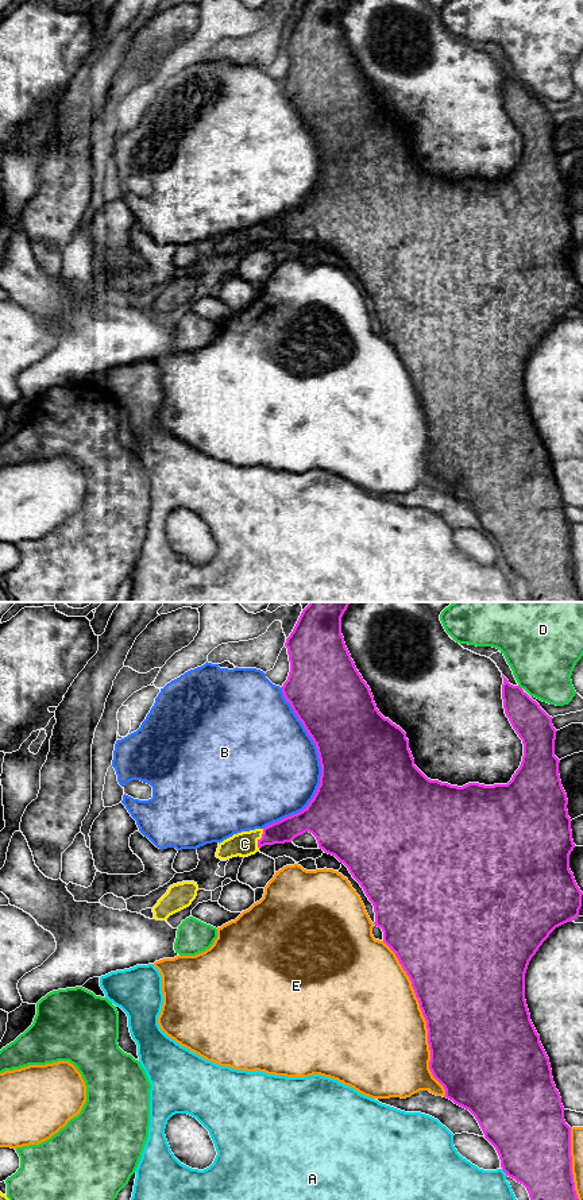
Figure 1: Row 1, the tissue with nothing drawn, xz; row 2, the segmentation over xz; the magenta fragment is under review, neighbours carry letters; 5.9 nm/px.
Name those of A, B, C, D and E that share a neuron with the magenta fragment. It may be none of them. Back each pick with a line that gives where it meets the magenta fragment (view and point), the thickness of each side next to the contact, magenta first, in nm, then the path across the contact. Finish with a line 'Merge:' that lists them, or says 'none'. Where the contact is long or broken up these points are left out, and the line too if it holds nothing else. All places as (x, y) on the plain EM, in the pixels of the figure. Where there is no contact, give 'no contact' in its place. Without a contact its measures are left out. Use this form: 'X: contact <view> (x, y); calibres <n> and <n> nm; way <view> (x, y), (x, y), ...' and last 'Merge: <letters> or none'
C: contact xz (261, 234); calibres 140 and 150 nm; way xz (285, 226), (261, 234), (244, 239)
Merge: C

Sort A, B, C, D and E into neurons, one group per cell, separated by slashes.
A / B / C / D / E

